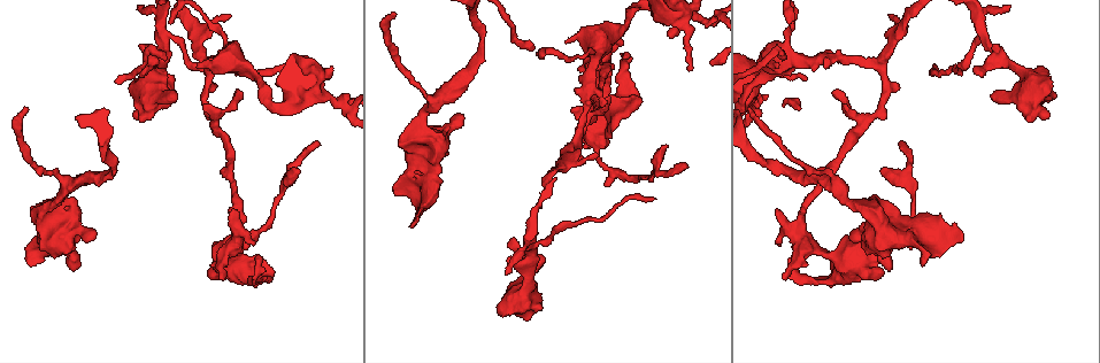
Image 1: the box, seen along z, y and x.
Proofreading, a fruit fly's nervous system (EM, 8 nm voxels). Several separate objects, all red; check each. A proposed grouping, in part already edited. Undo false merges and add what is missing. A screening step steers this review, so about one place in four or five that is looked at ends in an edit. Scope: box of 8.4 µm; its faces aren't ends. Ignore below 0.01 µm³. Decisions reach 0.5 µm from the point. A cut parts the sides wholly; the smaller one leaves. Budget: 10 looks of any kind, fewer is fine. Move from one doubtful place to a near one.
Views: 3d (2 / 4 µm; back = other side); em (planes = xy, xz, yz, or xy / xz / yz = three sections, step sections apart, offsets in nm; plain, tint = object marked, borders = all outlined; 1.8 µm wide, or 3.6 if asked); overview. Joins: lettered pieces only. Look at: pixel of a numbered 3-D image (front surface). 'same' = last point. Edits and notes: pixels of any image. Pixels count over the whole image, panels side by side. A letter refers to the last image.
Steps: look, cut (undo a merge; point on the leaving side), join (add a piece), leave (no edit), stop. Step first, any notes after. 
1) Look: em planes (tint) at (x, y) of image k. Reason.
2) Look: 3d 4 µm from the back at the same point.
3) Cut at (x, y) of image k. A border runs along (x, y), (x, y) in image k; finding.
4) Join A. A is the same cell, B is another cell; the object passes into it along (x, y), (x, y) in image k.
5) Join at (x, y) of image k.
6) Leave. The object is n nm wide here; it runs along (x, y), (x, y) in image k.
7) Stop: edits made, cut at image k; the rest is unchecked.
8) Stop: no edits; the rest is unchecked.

Look: em planes (borders) at (593, 132) of image 1. Calibre changes.

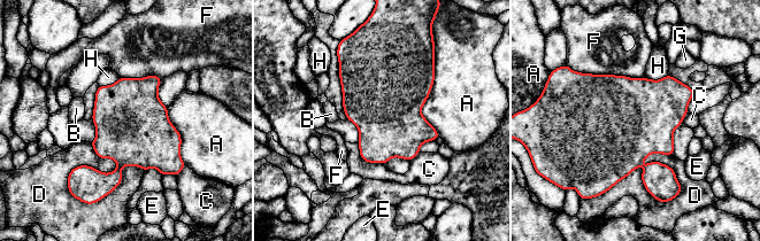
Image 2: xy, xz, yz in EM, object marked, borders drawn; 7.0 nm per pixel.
Leave. A, B, C, D, E, F, G and H are other cells; a border runs along (358, 142), (360, 156), (369, 163) in image 2; continuous, no second neuron.

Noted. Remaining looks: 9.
Look: em xy step 4 (tint) at (221, 276) of image 1. Free end.

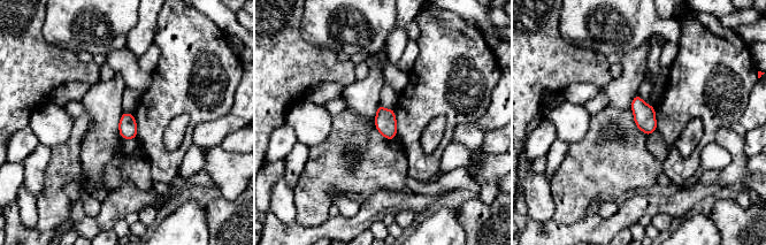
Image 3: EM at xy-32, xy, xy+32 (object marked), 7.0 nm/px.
Look: em yz step 8 (borders) at the same point.

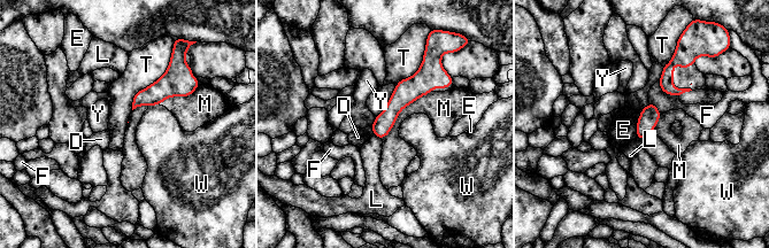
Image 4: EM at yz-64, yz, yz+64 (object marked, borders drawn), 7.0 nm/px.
Leave. D, E, F, L, M, T, W and Y are other cells; a border runs along (431, 92), (408, 103), (382, 139) in image 4; no lettered piece goes on from it.

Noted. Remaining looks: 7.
Look: 3d 2 µm from the back at (933, 63) of image 1.

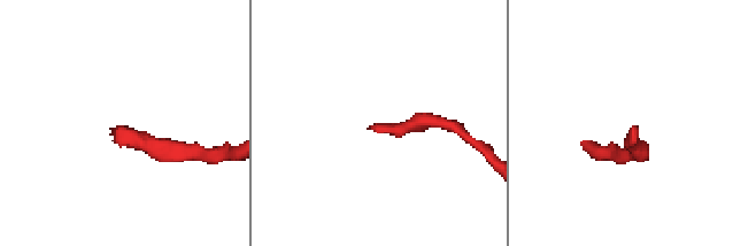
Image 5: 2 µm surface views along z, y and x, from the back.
Look: em planes (tint) at (372, 128) of image 5.

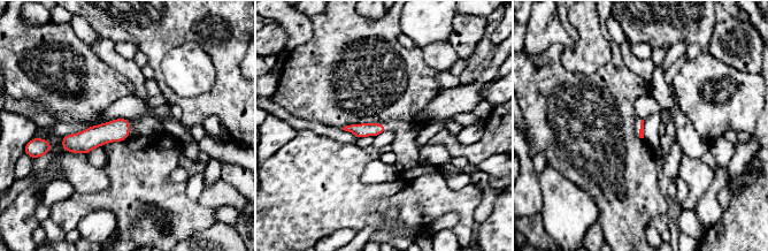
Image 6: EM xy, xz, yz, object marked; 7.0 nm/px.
Look: em planes (borders) at the same point.

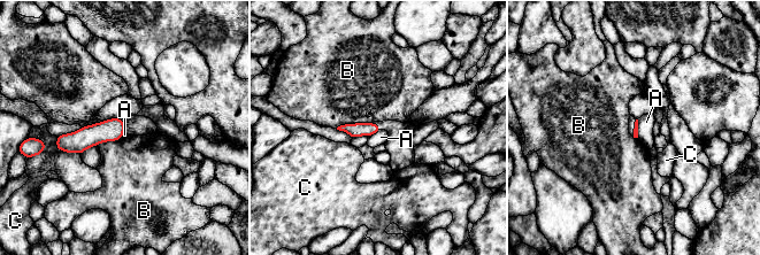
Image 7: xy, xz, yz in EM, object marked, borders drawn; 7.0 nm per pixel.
Leave. A, B and C are other cells; it runs along (121, 124), (77, 143), (59, 144) in image 7; no lettered piece goes on from it.

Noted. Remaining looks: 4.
Look: em planes (borders) at (758, 73) of image 1. Thick turns thin.

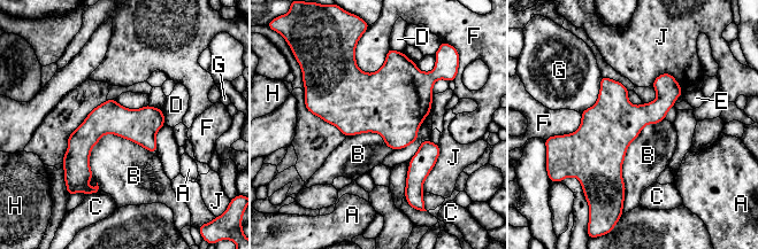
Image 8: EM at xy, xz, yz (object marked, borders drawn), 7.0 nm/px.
Leave. The longest contact is with B, 650 nm; A, B, C, D, E, F, G, H and J are other cells; all the same neuron.

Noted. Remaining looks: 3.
Stop: no edits; the rest is unchecked.

